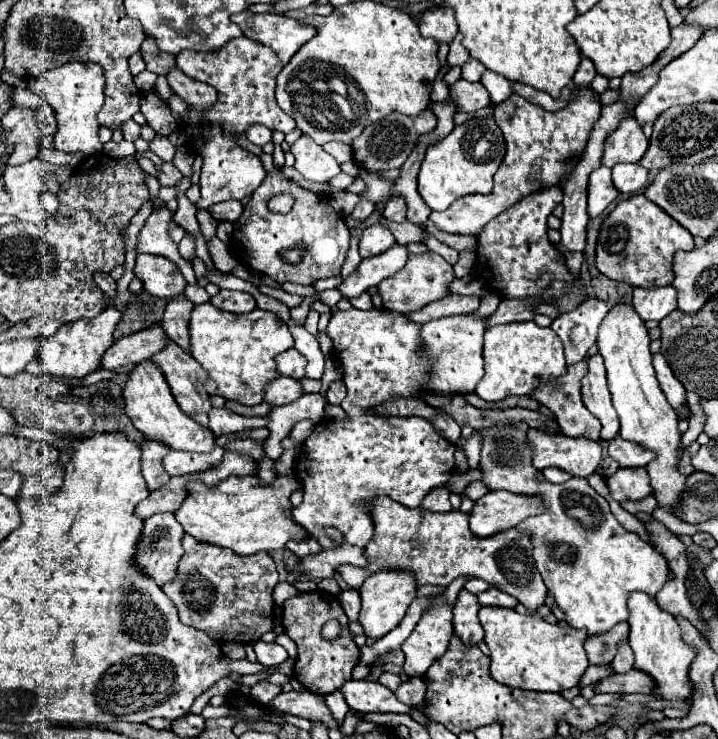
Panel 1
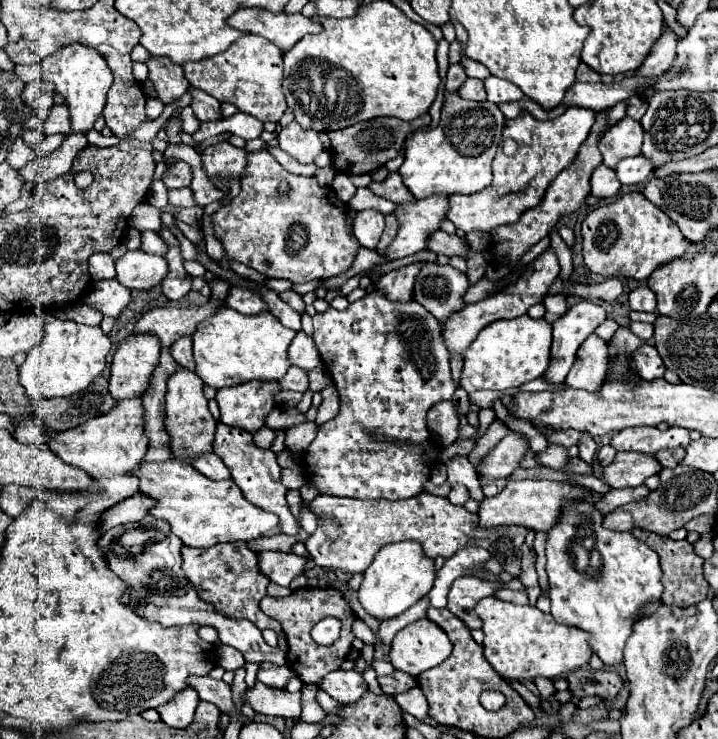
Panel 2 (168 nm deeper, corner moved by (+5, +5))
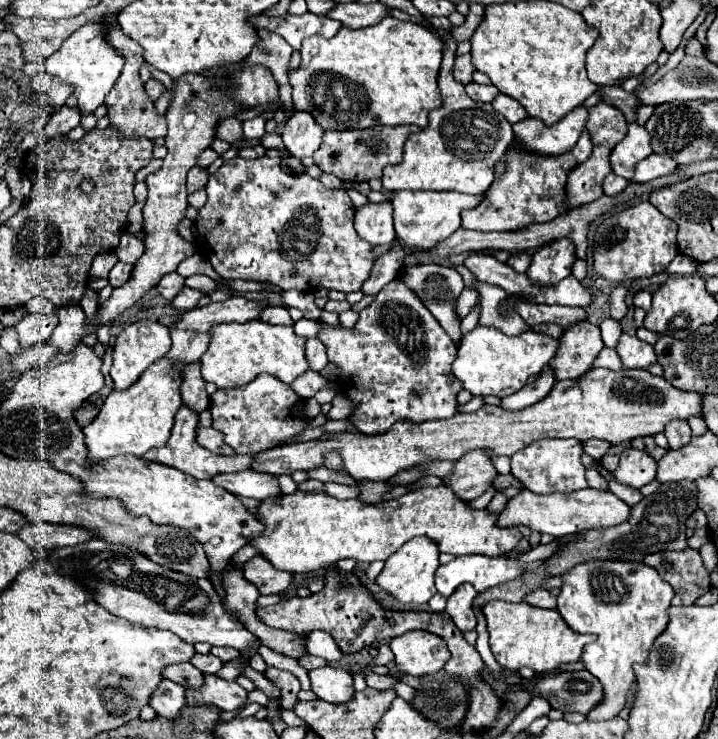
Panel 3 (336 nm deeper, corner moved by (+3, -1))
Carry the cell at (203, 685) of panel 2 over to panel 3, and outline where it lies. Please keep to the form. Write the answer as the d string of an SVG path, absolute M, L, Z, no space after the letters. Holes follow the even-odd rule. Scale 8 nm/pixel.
M185 662L185 664L175 664L175 666L169 666L165 668L165 678L169 678L171 682L177 682L185 688L193 688L193 690L199 690L203 686L203 672L197 670L193 664Z

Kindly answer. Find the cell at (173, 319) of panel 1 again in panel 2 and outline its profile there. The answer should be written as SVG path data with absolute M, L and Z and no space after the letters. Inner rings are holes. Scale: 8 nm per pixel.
M183 336L179 338L173 346L171 346L173 358L177 360L177 364L181 368L187 368L191 372L195 372L195 360L193 360L193 346L191 346L191 336Z

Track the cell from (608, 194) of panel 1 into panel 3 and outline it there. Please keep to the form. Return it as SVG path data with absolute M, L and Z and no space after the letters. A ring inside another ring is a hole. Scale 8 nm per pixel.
M607 174L607 178L603 180L603 192L611 196L611 194L621 192L621 190L623 190L627 184L629 184L629 180L619 178L619 176L615 176L615 174Z

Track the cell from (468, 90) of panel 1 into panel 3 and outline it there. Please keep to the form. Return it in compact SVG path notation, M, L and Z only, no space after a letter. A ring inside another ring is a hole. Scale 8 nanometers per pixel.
M475 82L467 84L465 92L475 102L491 102L497 96L497 88L493 88L493 86L481 86L481 84L475 84Z

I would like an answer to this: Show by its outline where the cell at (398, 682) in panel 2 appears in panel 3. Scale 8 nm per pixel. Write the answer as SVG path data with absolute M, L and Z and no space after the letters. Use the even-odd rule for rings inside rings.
M367 672L367 686L371 688L377 688L377 690L389 690L389 688L395 688L395 684L399 682L399 678L387 674L387 676L379 676L375 672Z

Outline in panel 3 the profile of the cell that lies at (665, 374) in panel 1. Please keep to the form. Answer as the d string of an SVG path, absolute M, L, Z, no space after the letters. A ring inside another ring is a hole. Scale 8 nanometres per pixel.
M623 334L617 344L617 352L619 352L625 368L647 370L649 366L657 364L657 354L655 354L653 346L647 342L641 342L637 336Z

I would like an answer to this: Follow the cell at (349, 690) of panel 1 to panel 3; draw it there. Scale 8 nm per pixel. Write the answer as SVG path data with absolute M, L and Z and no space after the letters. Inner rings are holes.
M325 666L309 672L311 688L317 694L317 698L333 704L345 704L353 700L355 688L353 688L353 678L347 670Z

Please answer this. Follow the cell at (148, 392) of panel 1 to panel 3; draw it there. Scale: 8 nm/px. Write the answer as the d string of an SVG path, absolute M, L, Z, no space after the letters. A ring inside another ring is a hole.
M139 320L135 324L129 324L115 340L113 346L113 366L111 366L111 378L115 382L117 390L127 390L131 384L135 384L141 374L159 358L163 358L171 348L171 338L169 338L169 328L165 328L159 322L153 320Z

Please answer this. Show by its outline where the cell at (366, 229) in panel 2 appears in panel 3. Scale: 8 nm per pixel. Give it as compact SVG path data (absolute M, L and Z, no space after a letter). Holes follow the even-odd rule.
M379 202L379 204L357 208L355 210L355 230L365 242L373 246L391 244L395 240L391 204Z

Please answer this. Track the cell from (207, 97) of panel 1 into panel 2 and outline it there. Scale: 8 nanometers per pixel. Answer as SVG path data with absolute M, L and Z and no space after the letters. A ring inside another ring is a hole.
M189 88L193 100L191 100L191 108L193 108L193 114L201 120L201 122L215 122L215 120L221 120L221 102L215 100L213 96L197 90L197 88Z

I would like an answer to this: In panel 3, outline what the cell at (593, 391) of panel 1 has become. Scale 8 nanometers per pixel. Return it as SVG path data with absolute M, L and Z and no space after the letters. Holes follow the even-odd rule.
M577 322L573 324L563 336L561 336L561 348L557 350L557 356L553 360L557 360L557 380L575 380L579 376L583 376L587 370L593 368L593 362L597 358L597 354L605 348L601 334L599 334L599 326L593 326L591 322Z

